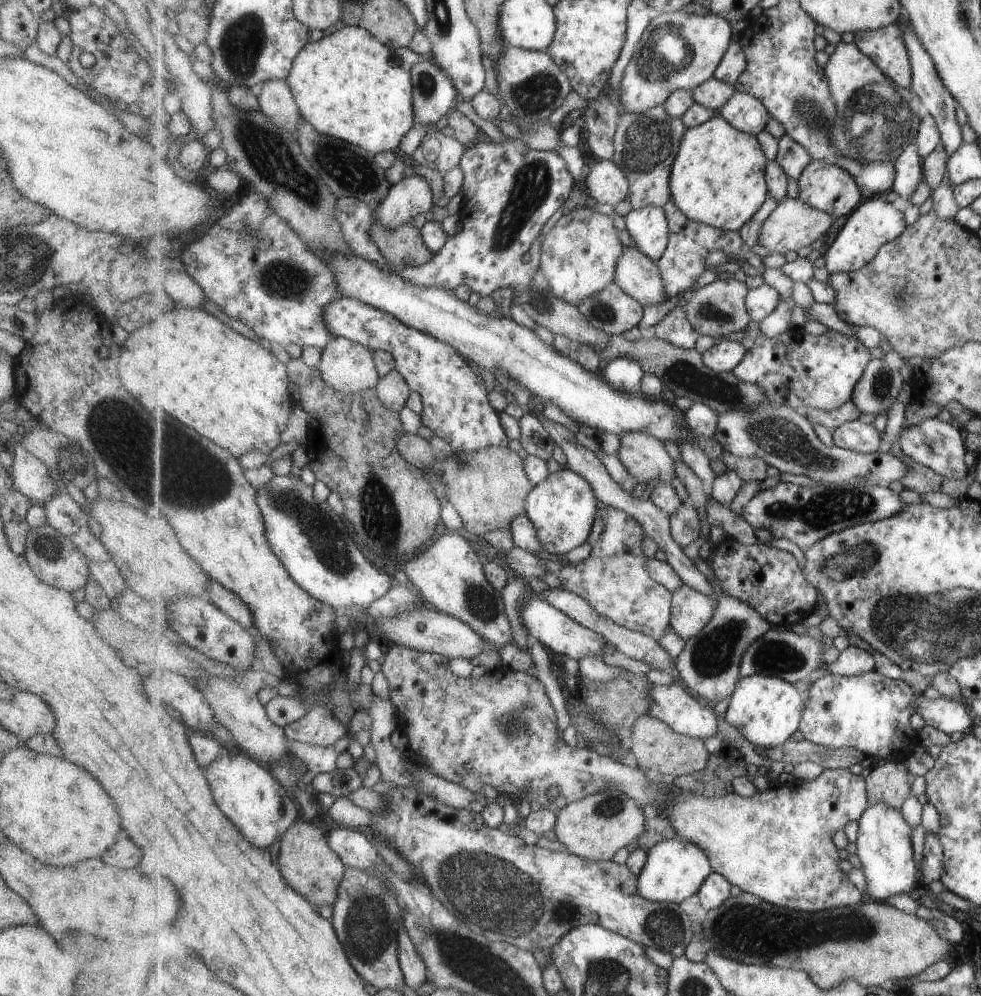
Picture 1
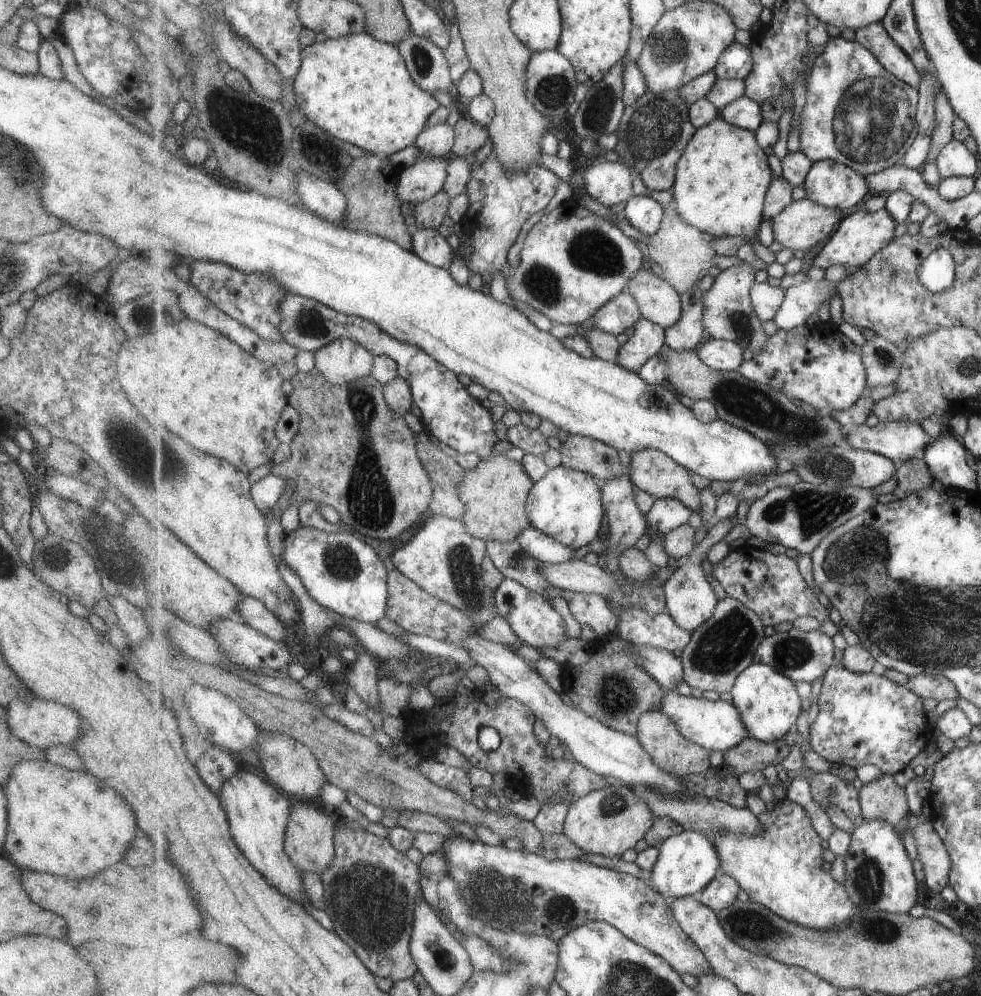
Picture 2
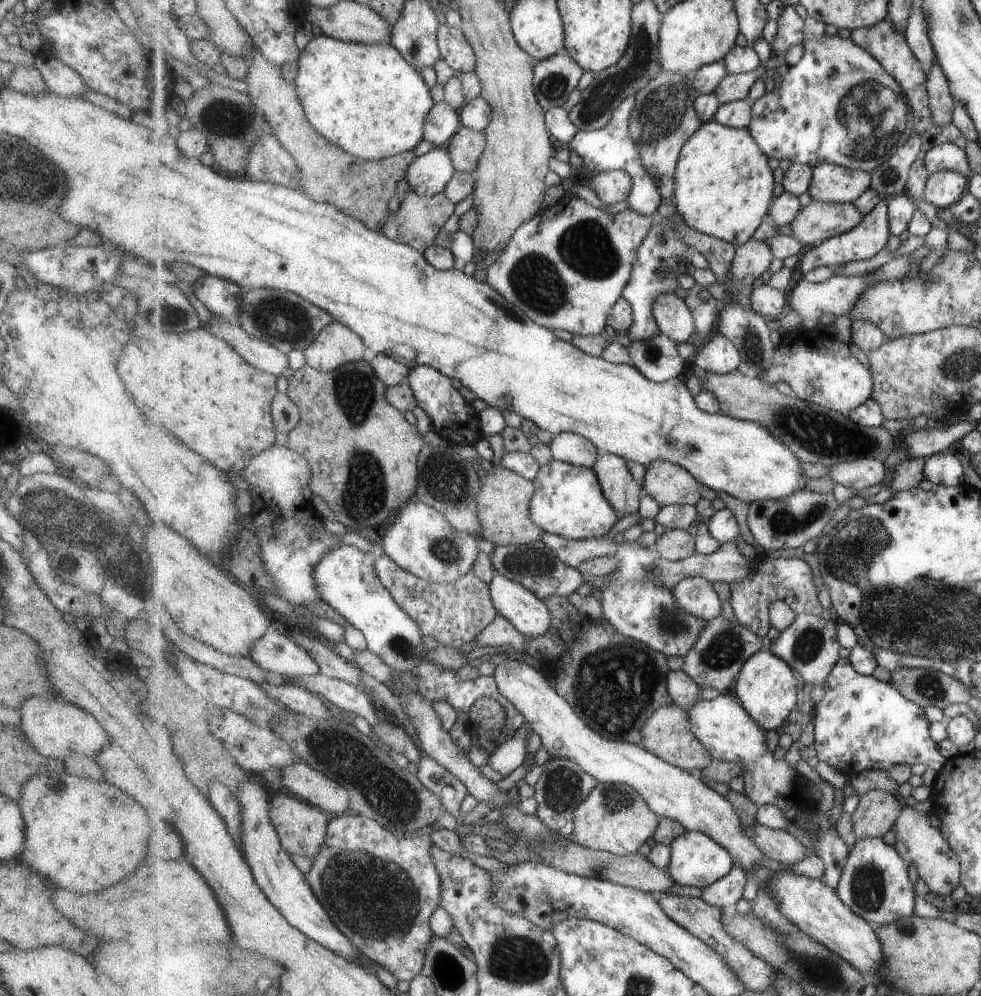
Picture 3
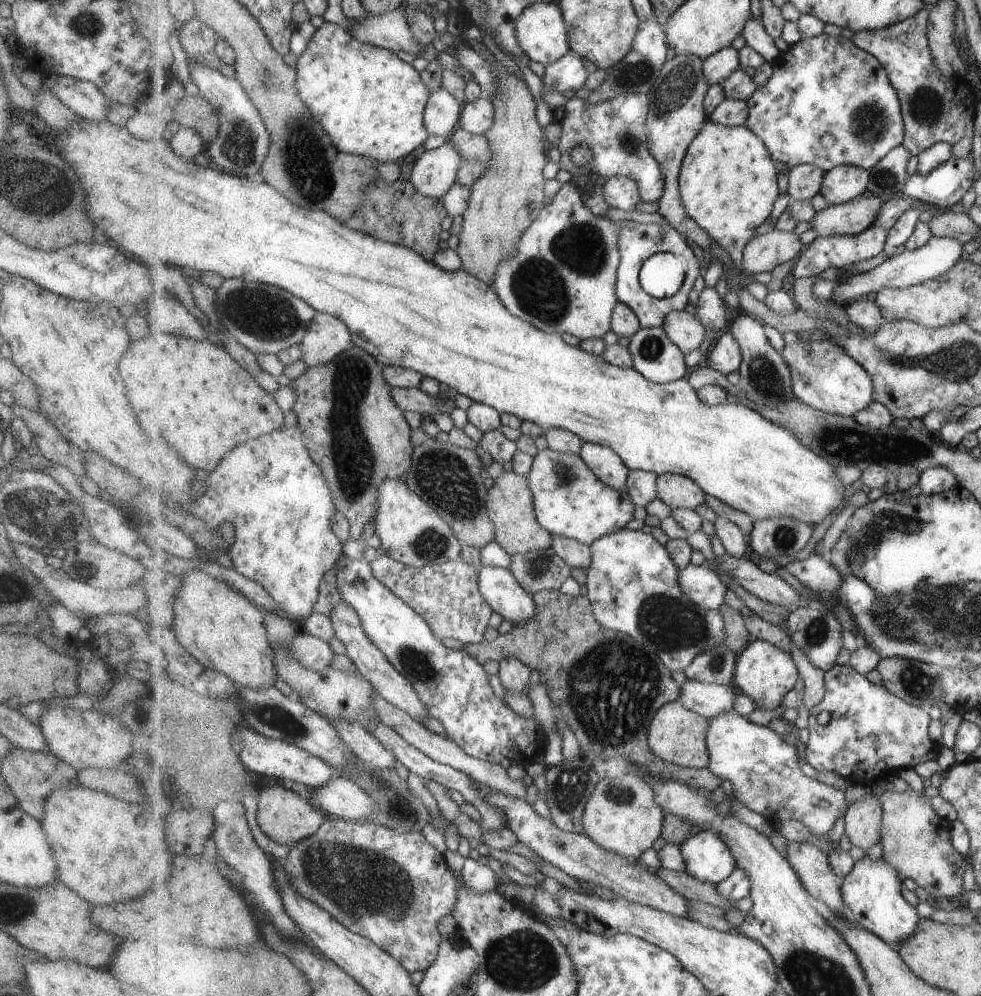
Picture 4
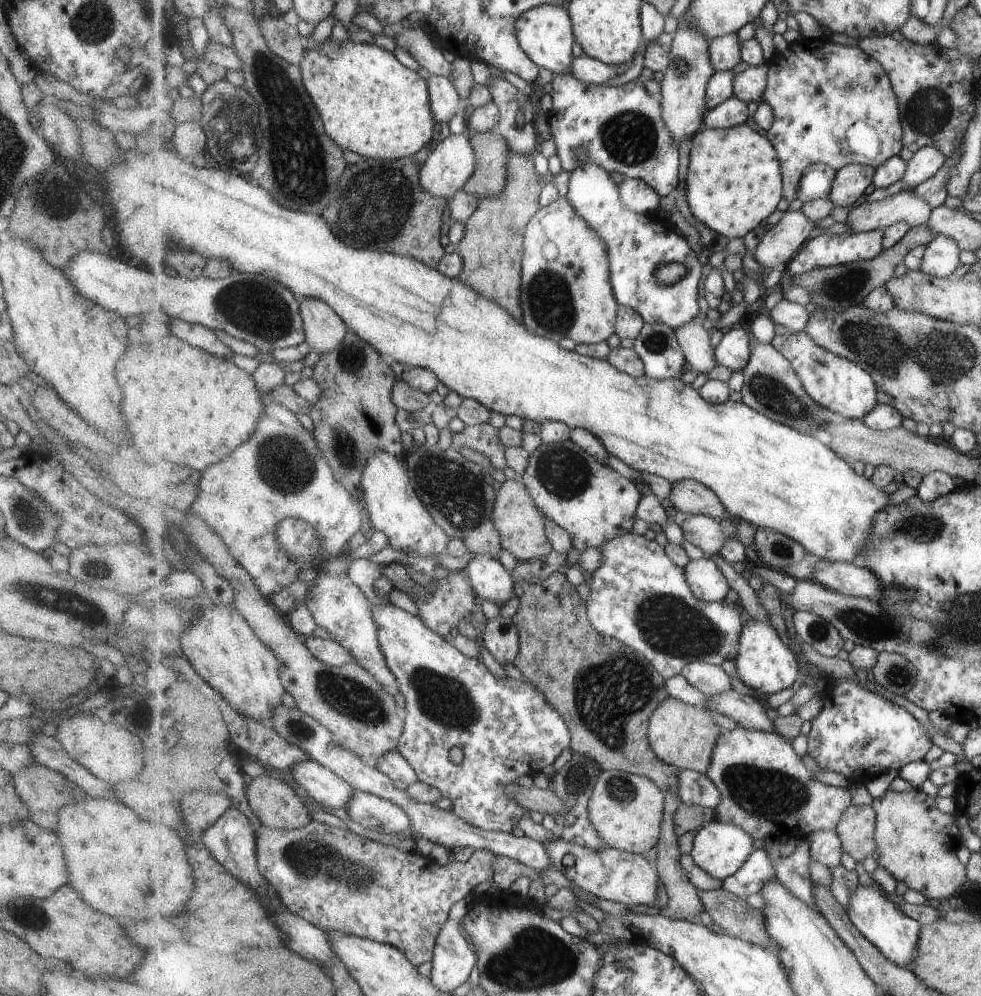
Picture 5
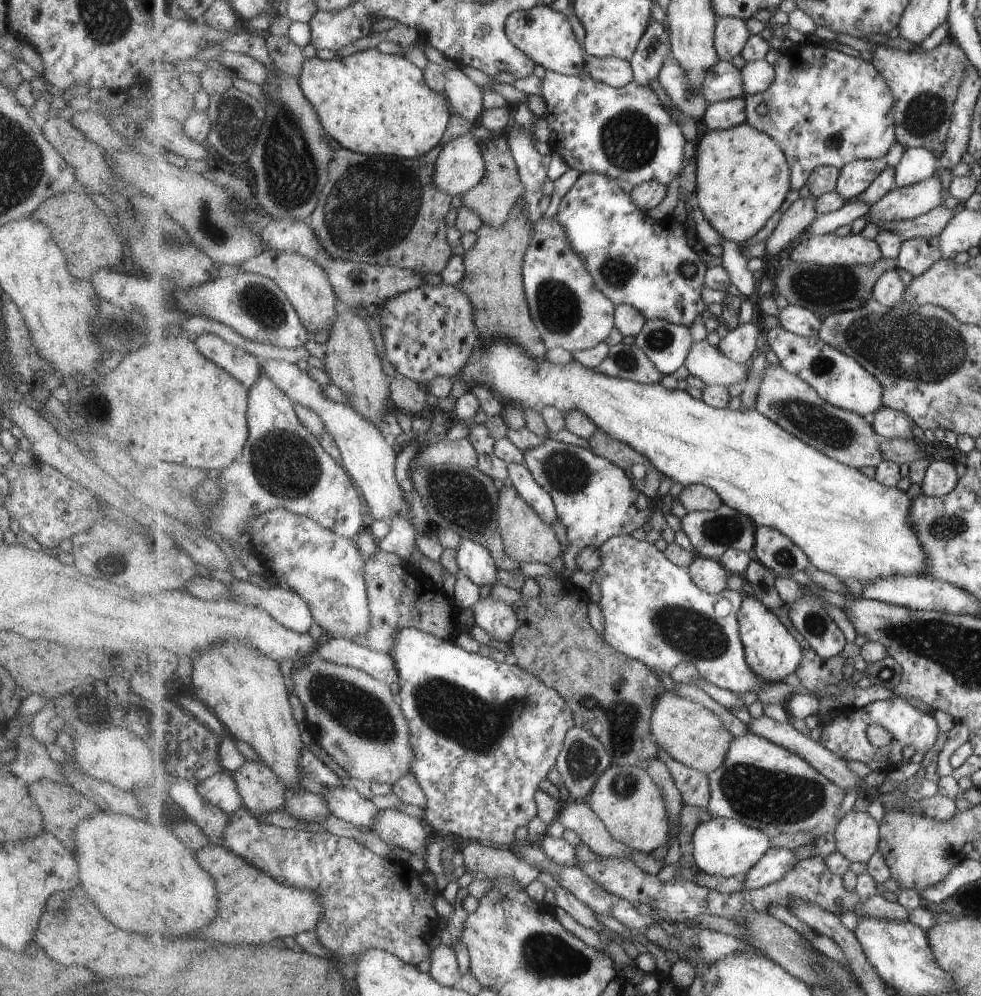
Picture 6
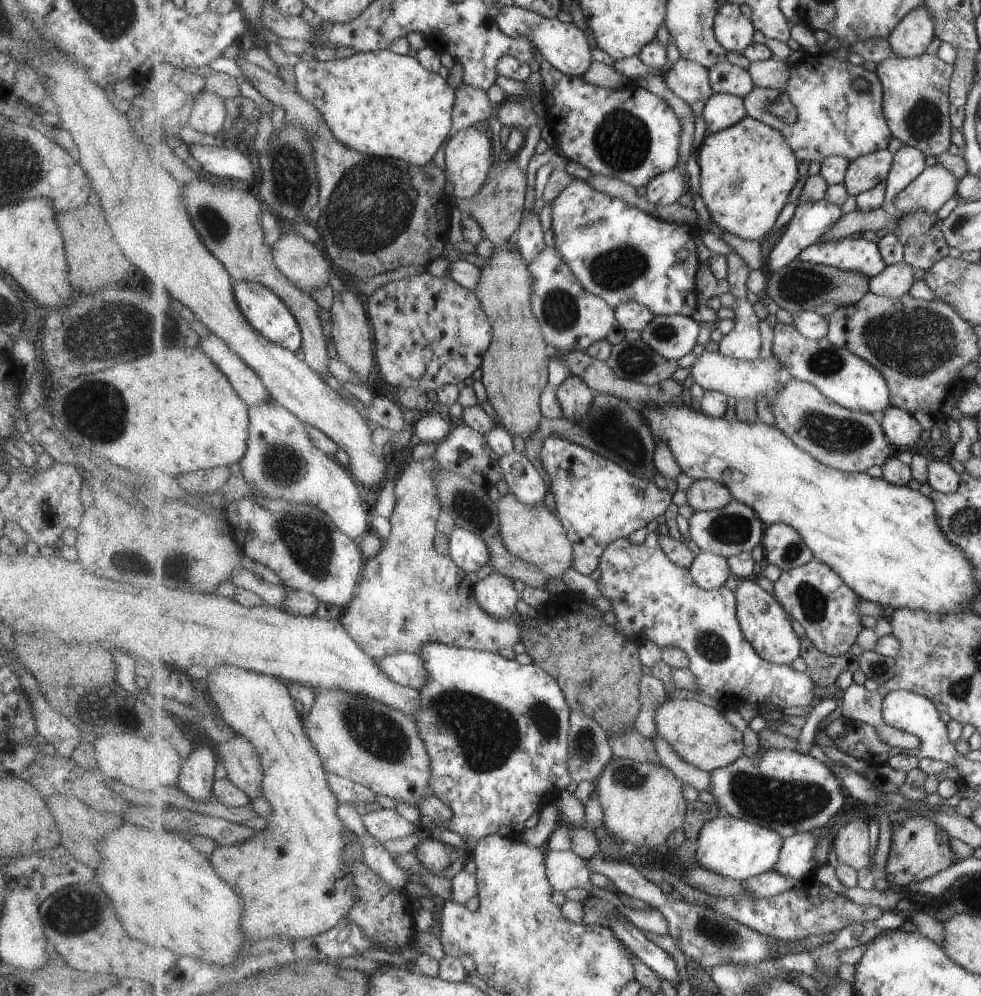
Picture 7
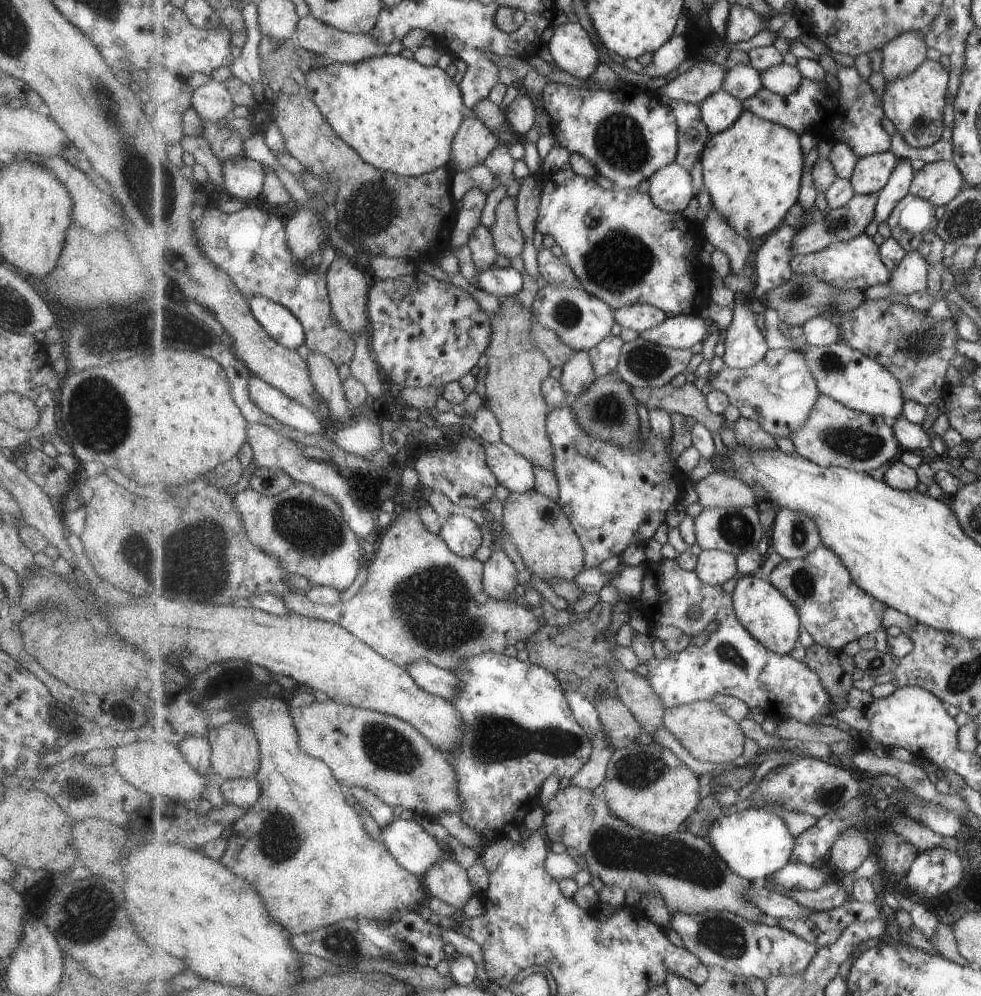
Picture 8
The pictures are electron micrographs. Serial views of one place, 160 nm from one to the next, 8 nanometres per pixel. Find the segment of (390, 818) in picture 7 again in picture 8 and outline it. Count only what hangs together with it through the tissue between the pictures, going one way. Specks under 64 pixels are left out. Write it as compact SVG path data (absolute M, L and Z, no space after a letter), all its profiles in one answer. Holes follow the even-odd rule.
M397 817L384 830L381 828L381 832L383 842L397 862L416 875L424 876L431 865L452 855L443 842L427 834L421 824L413 820Z

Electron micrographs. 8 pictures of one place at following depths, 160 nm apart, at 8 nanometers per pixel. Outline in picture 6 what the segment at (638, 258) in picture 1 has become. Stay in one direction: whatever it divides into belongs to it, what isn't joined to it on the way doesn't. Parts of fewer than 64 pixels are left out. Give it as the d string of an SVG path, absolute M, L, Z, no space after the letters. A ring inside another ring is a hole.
M706 339L696 341L691 345L685 366L690 374L698 377L705 385L721 385L727 388L741 380L747 380L750 374L750 370L747 373L747 366L731 360L726 354L723 354L719 346L709 344Z

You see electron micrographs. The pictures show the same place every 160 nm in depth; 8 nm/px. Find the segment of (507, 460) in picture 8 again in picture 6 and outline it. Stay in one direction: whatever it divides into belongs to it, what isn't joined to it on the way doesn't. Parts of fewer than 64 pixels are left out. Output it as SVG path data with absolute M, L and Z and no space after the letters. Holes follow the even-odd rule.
M511 463L509 470L509 479L518 494L525 498L549 526L553 526L555 520L559 519L553 497L535 480L527 465Z

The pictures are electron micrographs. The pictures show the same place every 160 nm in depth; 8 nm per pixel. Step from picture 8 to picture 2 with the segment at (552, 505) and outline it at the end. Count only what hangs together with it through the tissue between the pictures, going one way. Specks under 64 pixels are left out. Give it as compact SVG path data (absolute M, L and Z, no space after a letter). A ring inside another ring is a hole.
M503 453L480 459L478 465L466 470L460 485L457 485L458 495L466 504L462 521L469 534L484 541L515 541L525 529L533 525L526 508L534 484L522 461L515 462Z

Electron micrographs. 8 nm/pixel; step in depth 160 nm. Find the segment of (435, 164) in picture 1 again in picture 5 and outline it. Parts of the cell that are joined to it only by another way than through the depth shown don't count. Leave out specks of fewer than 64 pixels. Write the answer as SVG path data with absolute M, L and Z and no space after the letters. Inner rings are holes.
M433 75L428 80L432 109L439 122L451 122L453 116L463 108L466 102L460 97L460 92L453 81L441 75Z

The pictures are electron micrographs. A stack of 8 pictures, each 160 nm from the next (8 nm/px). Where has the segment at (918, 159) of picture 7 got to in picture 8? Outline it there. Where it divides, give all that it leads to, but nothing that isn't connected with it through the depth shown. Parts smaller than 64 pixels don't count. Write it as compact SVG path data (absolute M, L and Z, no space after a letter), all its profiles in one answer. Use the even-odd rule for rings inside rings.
M899 159L899 164L893 171L887 185L879 192L876 206L876 218L878 222L887 221L897 205L907 196L910 196L910 188L916 171L911 166L911 159Z

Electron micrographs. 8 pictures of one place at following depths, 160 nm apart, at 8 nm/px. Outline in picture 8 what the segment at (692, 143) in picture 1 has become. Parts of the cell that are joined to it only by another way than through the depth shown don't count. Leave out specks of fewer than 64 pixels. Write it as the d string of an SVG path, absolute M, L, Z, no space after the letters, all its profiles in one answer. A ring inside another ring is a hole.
M749 111L723 133L712 135L700 158L704 168L704 186L712 205L733 225L743 238L757 240L785 226L787 213L800 201L805 172L799 135L791 129L765 120Z

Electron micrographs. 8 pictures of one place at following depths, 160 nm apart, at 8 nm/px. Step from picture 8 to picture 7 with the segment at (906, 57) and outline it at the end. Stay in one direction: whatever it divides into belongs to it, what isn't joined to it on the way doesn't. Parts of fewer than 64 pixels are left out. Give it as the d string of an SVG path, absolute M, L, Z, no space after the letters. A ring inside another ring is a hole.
M925 2L925 5L917 6L913 12L909 13L908 16L896 26L896 29L891 33L891 36L889 36L888 42L891 44L891 50L895 55L900 57L916 57L927 52L927 48L931 46L933 38L935 38L935 19Z

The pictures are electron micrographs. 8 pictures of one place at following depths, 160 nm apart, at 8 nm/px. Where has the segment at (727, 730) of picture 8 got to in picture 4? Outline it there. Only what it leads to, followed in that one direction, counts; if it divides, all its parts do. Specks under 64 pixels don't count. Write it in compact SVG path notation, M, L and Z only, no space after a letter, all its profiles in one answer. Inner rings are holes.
M679 700L671 701L662 706L653 717L648 743L652 751L667 762L682 767L704 769L710 766L709 723L710 720L706 716L685 708Z

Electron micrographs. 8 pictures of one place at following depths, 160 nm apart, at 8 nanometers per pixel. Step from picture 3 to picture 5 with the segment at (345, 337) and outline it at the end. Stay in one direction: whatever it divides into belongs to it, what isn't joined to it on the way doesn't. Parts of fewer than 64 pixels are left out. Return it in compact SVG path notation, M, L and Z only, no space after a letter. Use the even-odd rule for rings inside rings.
M301 296L299 299L304 318L306 344L321 355L335 350L344 341L349 330L344 318L321 299Z

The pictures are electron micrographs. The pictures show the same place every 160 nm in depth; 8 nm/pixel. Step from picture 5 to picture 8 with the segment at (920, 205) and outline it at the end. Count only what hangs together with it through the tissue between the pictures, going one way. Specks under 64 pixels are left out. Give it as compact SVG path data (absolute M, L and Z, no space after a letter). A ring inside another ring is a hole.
M935 161L926 163L916 172L910 195L921 197L937 206L948 205L965 186L964 177L956 162Z

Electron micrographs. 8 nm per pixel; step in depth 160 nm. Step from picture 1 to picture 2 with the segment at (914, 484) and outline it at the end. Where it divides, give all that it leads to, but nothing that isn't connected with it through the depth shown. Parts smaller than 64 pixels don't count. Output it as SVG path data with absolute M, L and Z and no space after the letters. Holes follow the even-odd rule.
M922 456L904 460L896 472L897 486L909 493L928 489L935 482L935 475Z

